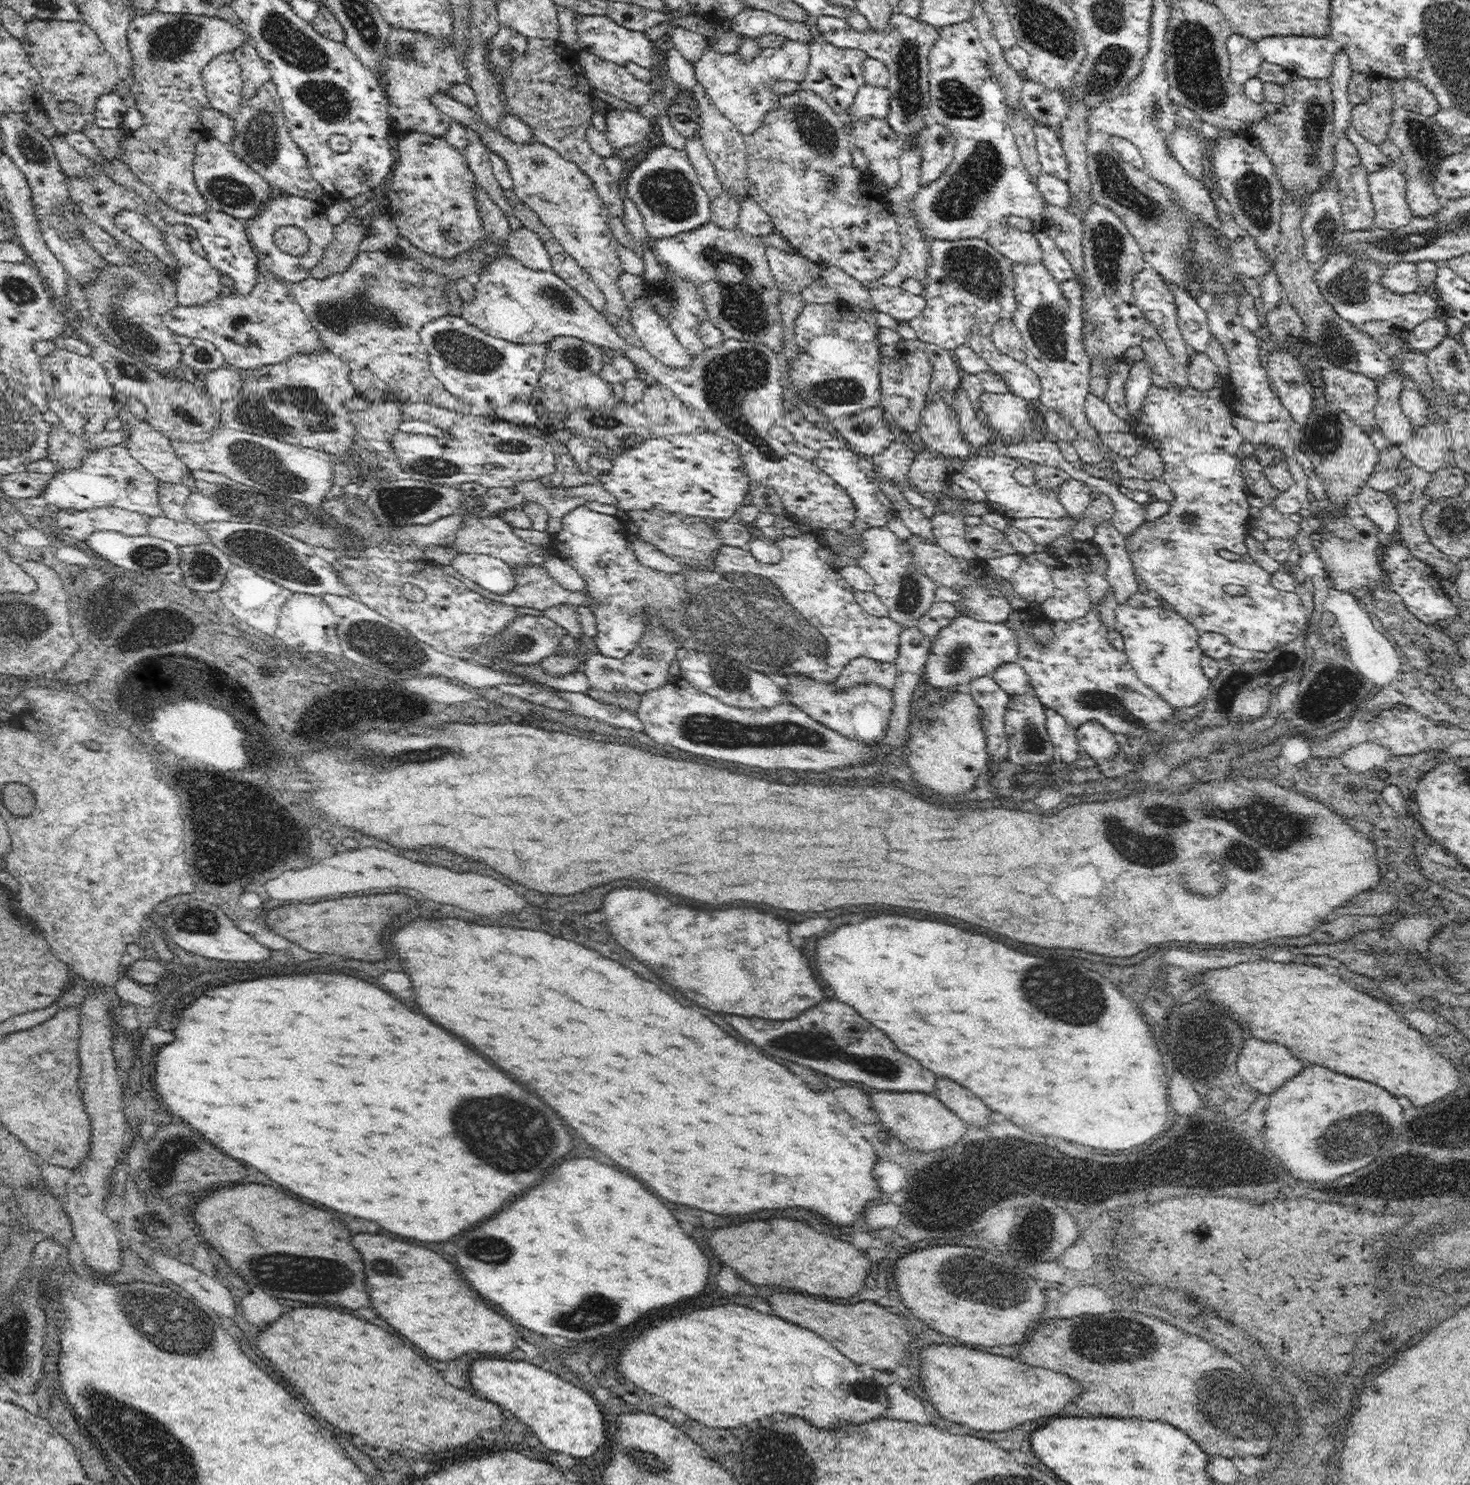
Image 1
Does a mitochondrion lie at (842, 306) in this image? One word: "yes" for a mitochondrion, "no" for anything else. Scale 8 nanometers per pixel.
no

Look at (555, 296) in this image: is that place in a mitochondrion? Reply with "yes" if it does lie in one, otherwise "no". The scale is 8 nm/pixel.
yes

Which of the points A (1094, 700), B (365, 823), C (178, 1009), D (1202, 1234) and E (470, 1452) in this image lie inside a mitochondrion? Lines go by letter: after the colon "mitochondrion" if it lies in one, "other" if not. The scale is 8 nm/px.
A: mitochondrion
B: other
C: other
D: other
E: other

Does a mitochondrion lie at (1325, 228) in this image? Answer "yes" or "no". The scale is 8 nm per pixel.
yes

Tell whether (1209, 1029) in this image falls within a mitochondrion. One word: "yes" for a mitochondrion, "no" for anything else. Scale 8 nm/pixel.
yes

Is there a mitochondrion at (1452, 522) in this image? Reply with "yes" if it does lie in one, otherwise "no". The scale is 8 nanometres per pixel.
yes

